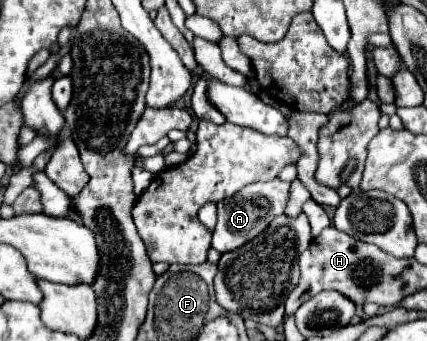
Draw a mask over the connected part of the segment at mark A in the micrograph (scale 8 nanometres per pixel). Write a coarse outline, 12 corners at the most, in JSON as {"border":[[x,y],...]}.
{"border":[[249,184],[221,200],[213,248],[241,248],[283,214],[289,184]]}

